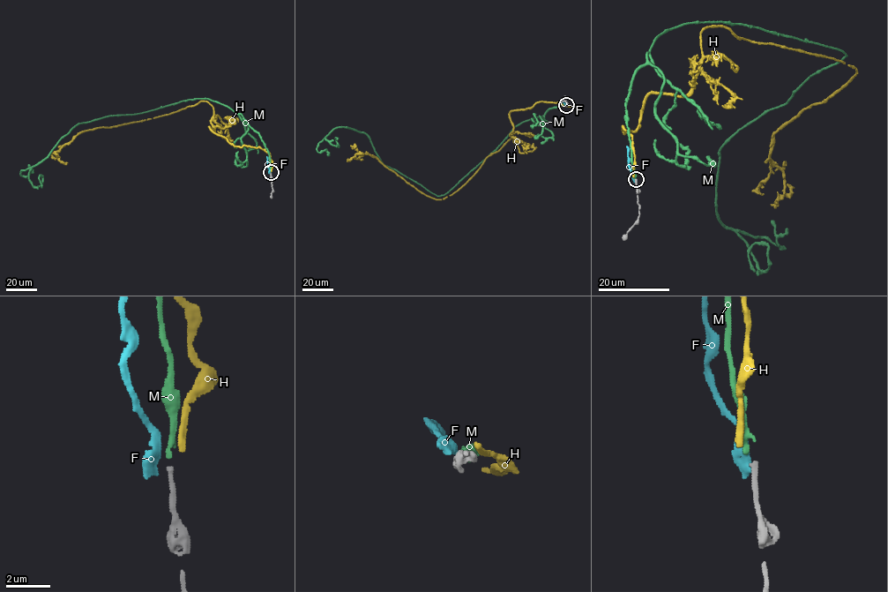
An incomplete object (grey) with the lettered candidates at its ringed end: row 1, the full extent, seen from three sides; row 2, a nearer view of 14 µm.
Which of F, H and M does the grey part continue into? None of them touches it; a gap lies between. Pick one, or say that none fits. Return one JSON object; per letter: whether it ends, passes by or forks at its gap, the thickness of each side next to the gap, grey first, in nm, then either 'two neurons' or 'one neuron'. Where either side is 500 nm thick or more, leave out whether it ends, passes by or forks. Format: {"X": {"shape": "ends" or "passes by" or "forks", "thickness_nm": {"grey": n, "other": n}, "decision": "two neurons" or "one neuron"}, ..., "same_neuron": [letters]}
{"F": {"thickness_nm": {"grey": 240, "other": 500}, "decision": "two neurons"}, "H": {"shape": "ends", "thickness_nm": {"grey": 240, "other": 280}, "decision": "two neurons"}, "M": {"shape": "ends", "thickness_nm": {"grey": 240, "other": 240}, "decision": "one neuron"}, "same_neuron": ["M"]}

